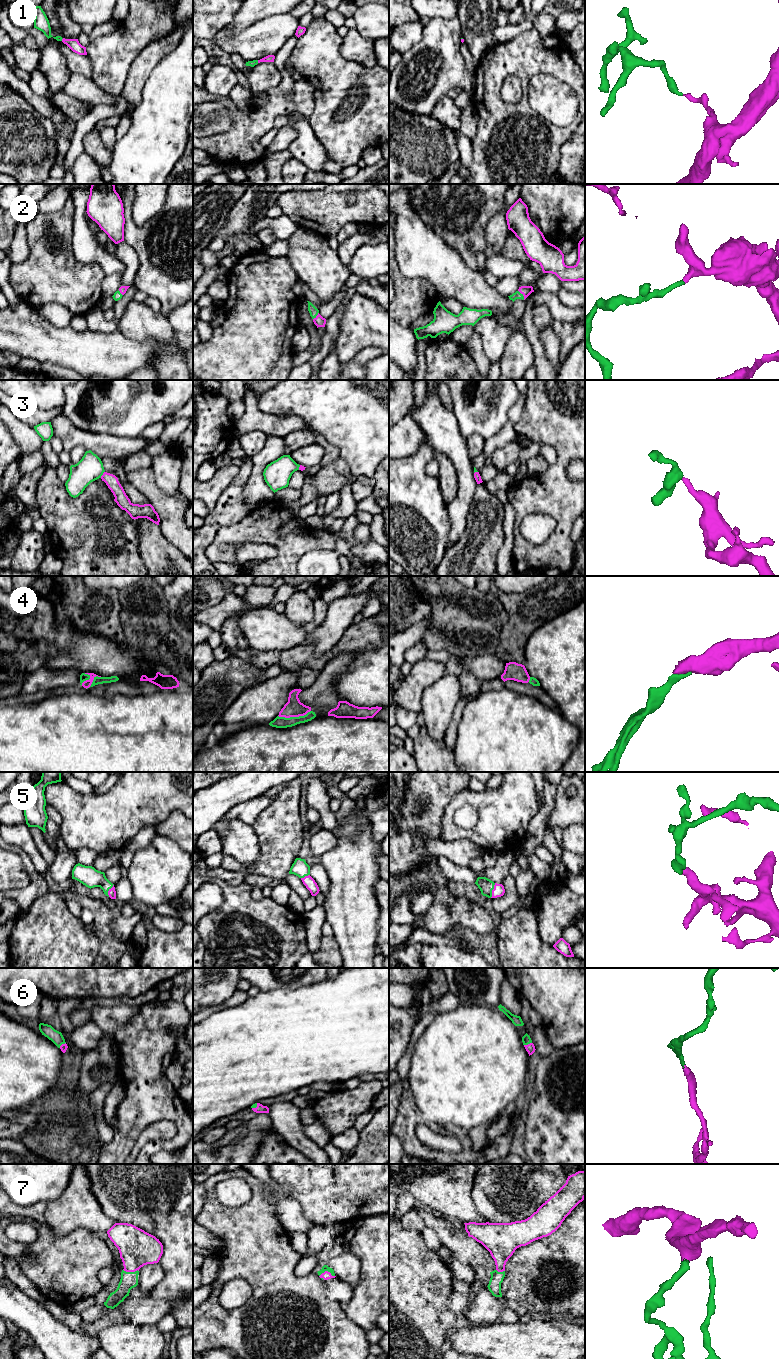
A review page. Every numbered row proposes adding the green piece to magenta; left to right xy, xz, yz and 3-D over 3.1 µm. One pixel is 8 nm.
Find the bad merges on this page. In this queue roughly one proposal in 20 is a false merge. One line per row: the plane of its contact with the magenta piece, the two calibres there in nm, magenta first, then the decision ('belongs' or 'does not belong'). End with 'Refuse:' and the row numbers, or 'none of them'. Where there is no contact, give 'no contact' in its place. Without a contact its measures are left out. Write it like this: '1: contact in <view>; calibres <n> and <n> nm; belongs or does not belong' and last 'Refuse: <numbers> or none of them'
1: contact in xy; calibres 90 and 120 nm; belongs
2: contact in yz; calibres 80 and 60 nm; belongs
3: contact in xy; calibres 100 and 200 nm; belongs
4: contact in xz; calibres 140 and 100 nm; belongs
5: contact in yz; calibres 90 and 120 nm; belongs
6: contact in yz; calibres 80 and 70 nm; belongs
7: contact in xz; calibres 70 and 50 nm; belongs
Refuse: none of them

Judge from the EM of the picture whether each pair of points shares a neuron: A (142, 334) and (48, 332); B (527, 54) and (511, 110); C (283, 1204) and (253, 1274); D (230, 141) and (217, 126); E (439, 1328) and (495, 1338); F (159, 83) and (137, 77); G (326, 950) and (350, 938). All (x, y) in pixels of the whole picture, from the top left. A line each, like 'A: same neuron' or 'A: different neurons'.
A: different neurons
B: same neuron
C: different neurons
D: different neurons
E: different neurons
F: different neurons
G: different neurons

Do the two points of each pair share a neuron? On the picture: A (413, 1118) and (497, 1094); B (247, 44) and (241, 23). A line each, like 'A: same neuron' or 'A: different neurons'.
A: different neurons
B: different neurons

